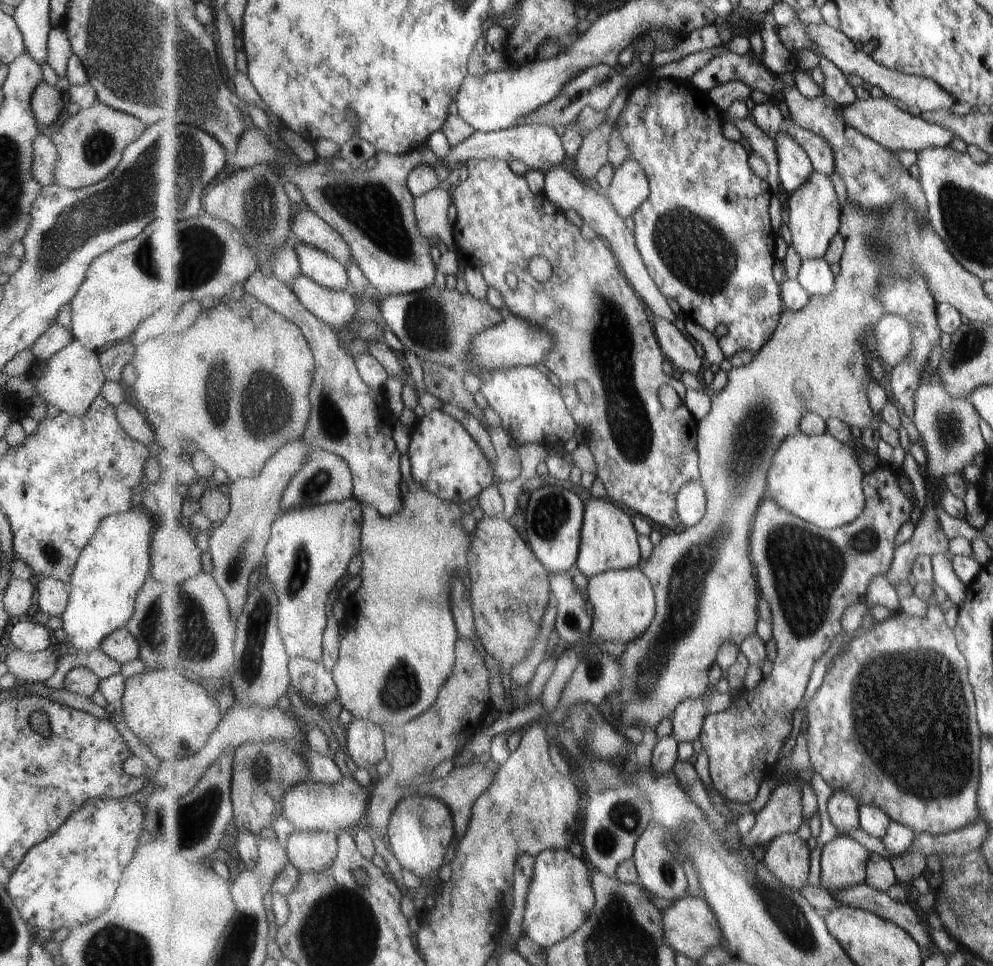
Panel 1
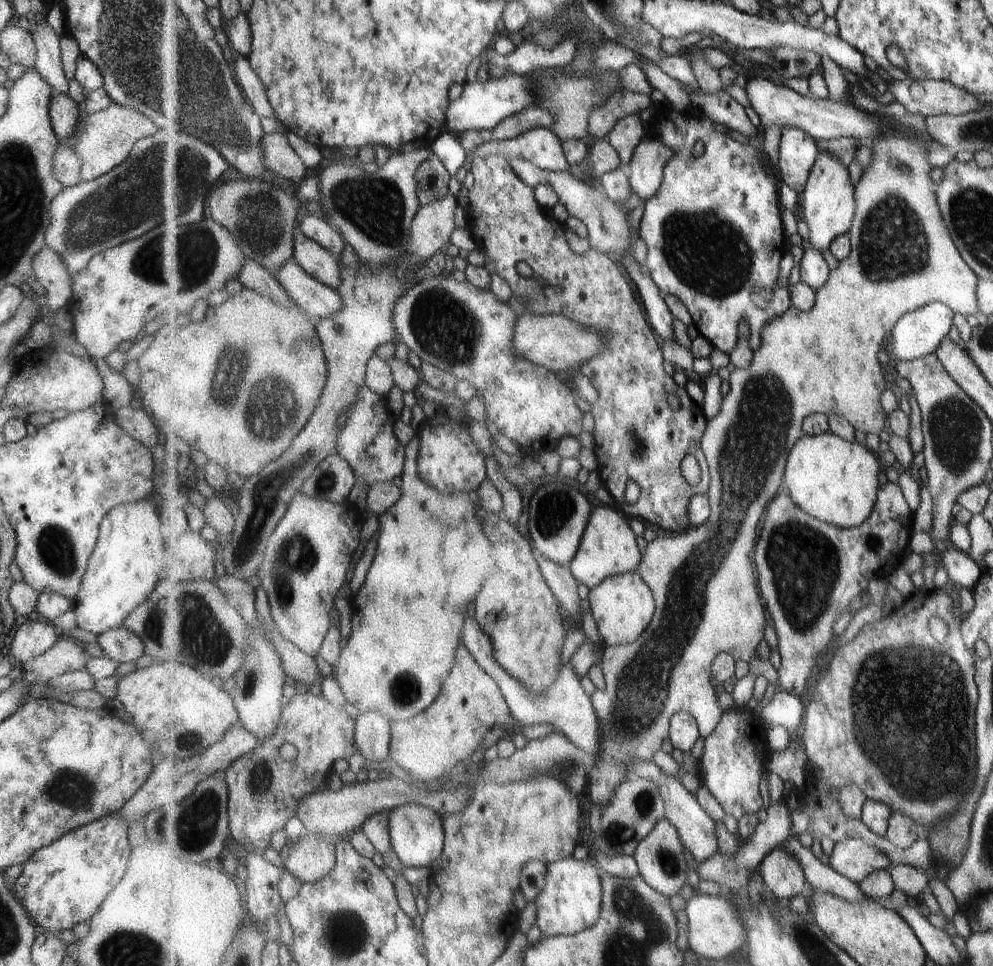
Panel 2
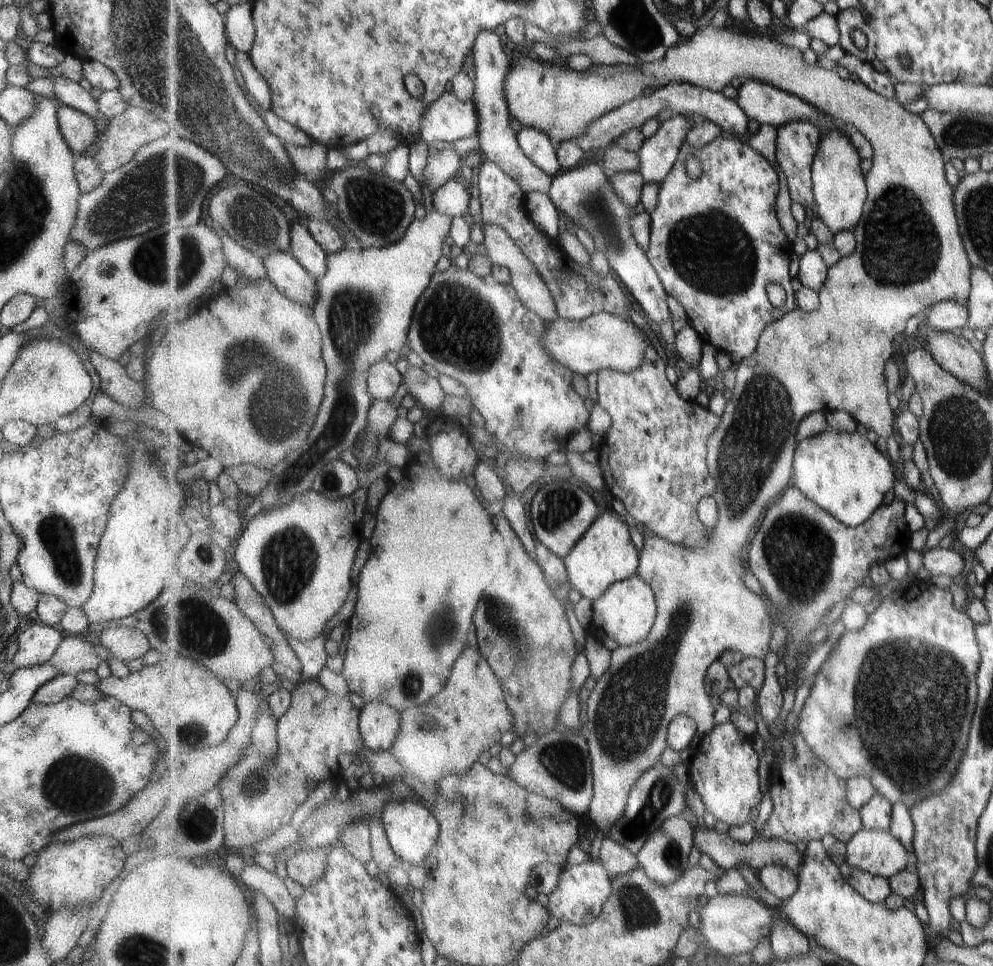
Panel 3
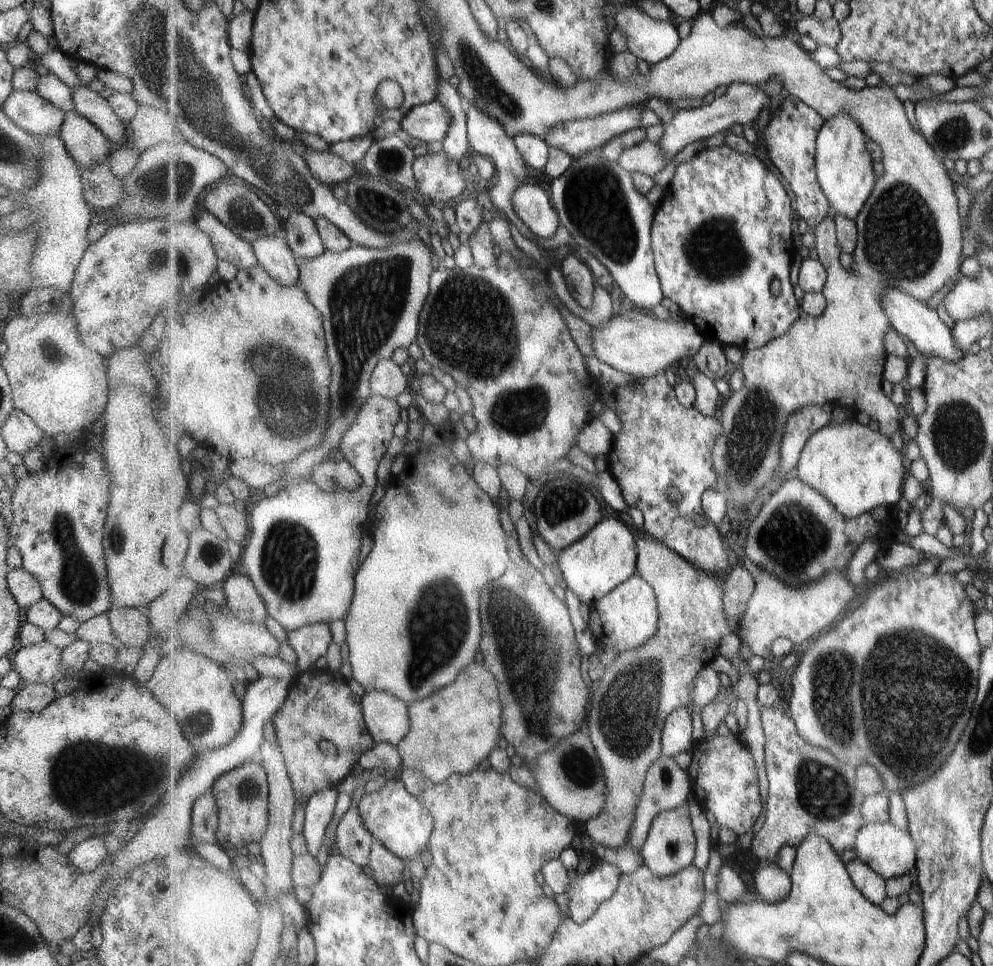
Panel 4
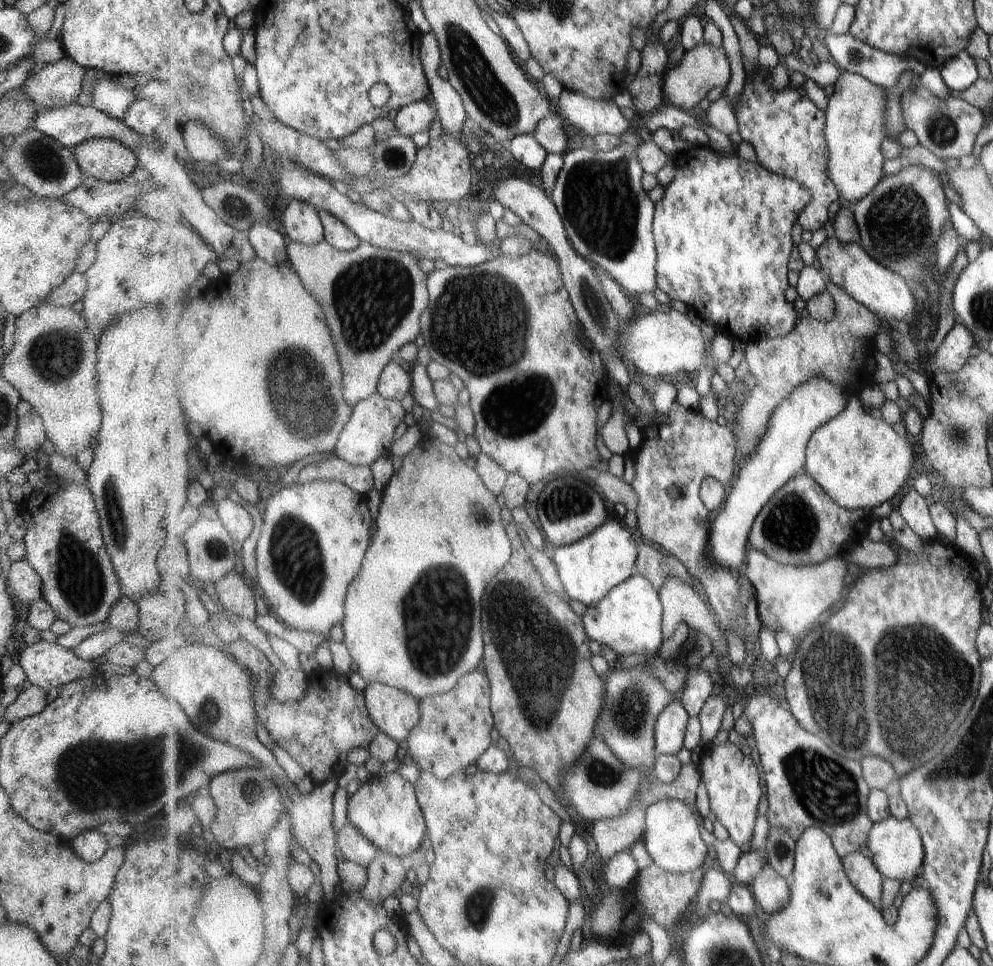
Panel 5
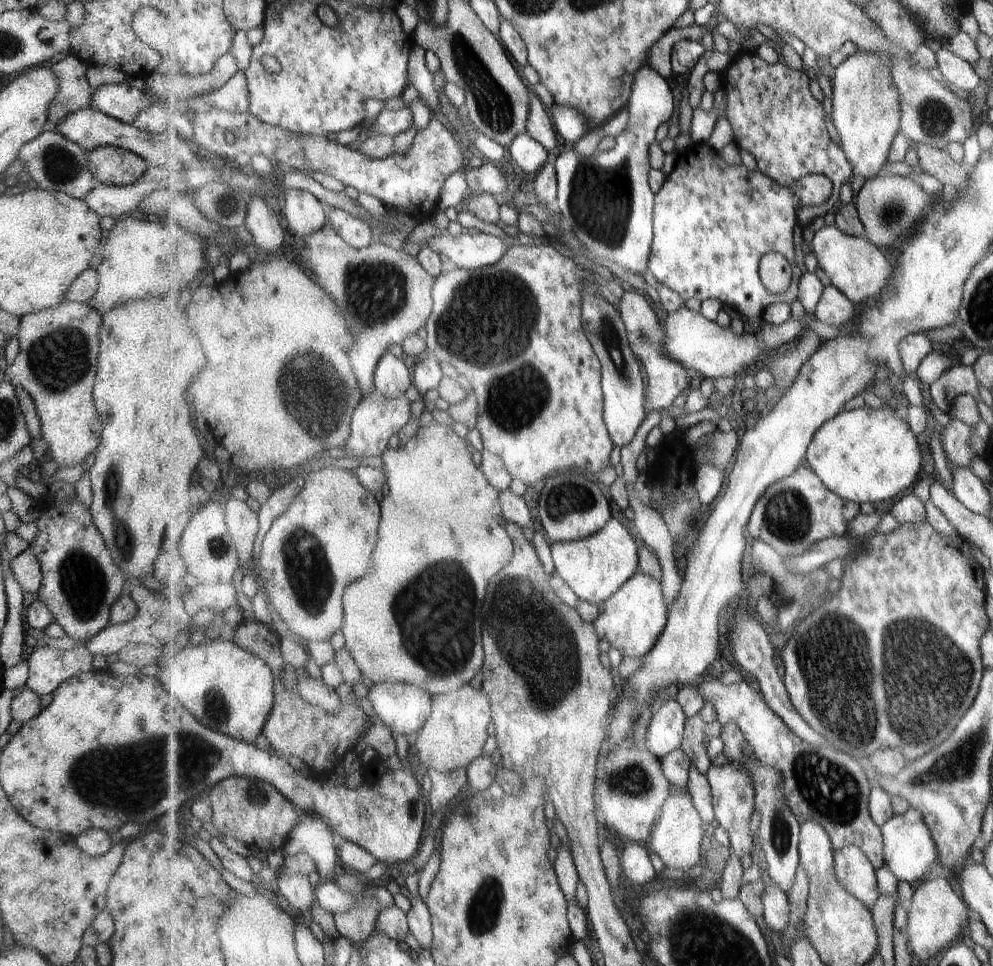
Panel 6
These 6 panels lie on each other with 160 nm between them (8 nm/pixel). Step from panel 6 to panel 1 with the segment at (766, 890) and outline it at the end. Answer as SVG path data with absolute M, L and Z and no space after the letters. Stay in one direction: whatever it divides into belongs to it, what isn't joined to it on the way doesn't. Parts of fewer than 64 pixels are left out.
M797 833L777 837L764 854L764 864L785 886L801 890L809 884L811 850Z

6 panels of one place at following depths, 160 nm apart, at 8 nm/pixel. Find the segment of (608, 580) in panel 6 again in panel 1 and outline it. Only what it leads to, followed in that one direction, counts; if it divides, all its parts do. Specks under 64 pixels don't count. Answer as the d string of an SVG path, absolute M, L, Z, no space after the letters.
M592 497L586 503L576 571L580 571L587 579L590 579L610 570L639 567L642 559L637 538L639 534L633 526L631 515L627 514L626 510L621 510L621 506L610 498Z

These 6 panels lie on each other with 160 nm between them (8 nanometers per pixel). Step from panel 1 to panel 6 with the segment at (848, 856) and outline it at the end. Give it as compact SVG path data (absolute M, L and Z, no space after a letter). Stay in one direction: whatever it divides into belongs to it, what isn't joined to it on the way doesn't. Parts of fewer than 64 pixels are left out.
M910 807L905 814L895 815L881 828L885 841L885 862L893 874L899 880L905 880L908 883L922 882L923 874L927 872L928 868L932 868L933 864L940 858L938 844L928 824L924 821L922 812Z

